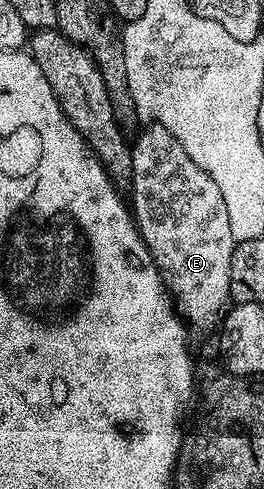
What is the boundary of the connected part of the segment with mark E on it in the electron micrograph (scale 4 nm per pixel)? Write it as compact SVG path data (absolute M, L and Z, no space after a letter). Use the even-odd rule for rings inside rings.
M149 126L146 128L149 129L141 133L137 138L137 142L133 142L131 146L133 150L133 179L131 181L131 189L133 188L133 200L131 196L133 218L137 222L137 229L141 231L141 237L155 262L155 266L161 272L161 278L165 281L165 287L169 295L172 296L175 301L175 308L181 319L185 321L190 329L196 330L196 328L198 328L201 332L209 332L216 324L218 327L218 325L222 323L223 313L230 303L231 254L233 253L235 242L231 238L231 218L227 218L227 202L223 202L223 193L219 190L219 186L215 186L211 174L207 174L202 168L195 166L191 154L187 154L187 150L183 150L179 138L175 138L175 134L171 134L171 130L160 126Z

